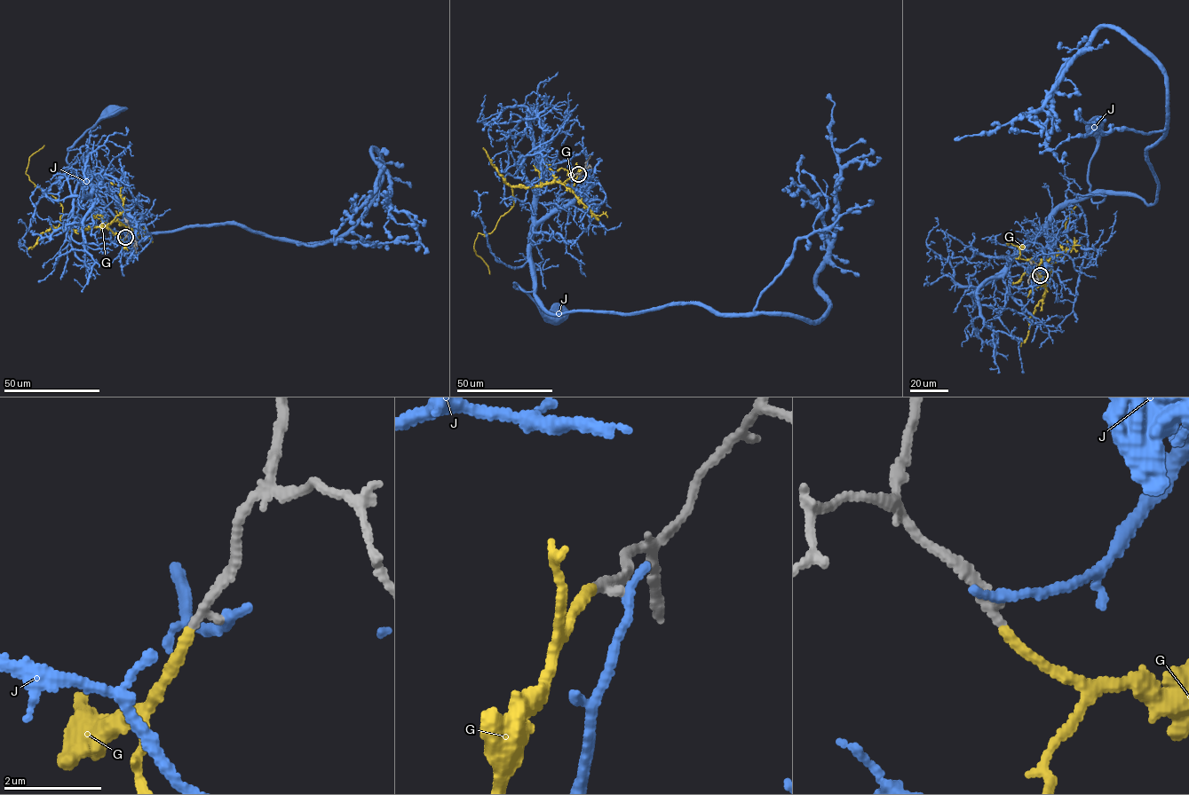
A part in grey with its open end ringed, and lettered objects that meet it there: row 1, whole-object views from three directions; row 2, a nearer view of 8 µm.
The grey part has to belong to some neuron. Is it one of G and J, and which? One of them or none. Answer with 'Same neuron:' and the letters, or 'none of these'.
Same neuron: G

